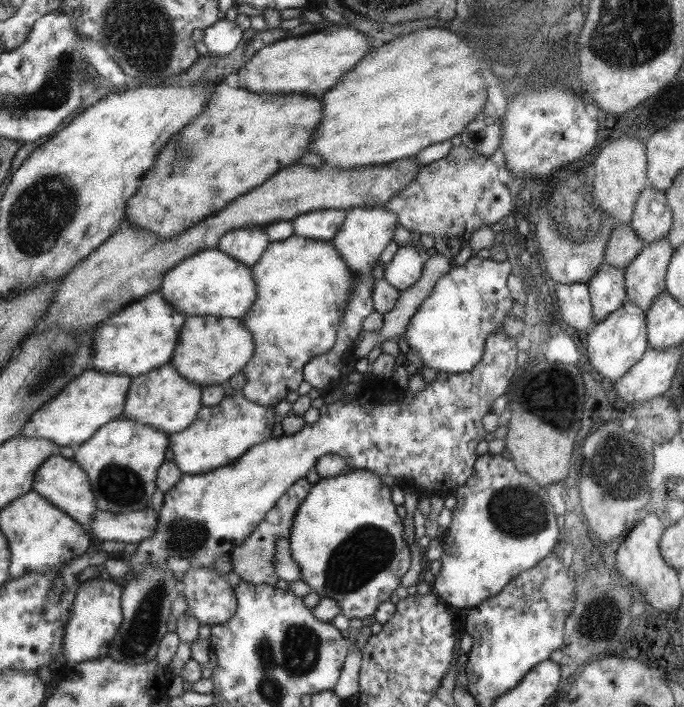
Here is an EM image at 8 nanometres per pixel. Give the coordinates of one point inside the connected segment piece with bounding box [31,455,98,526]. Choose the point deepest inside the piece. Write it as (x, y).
(60, 480)

